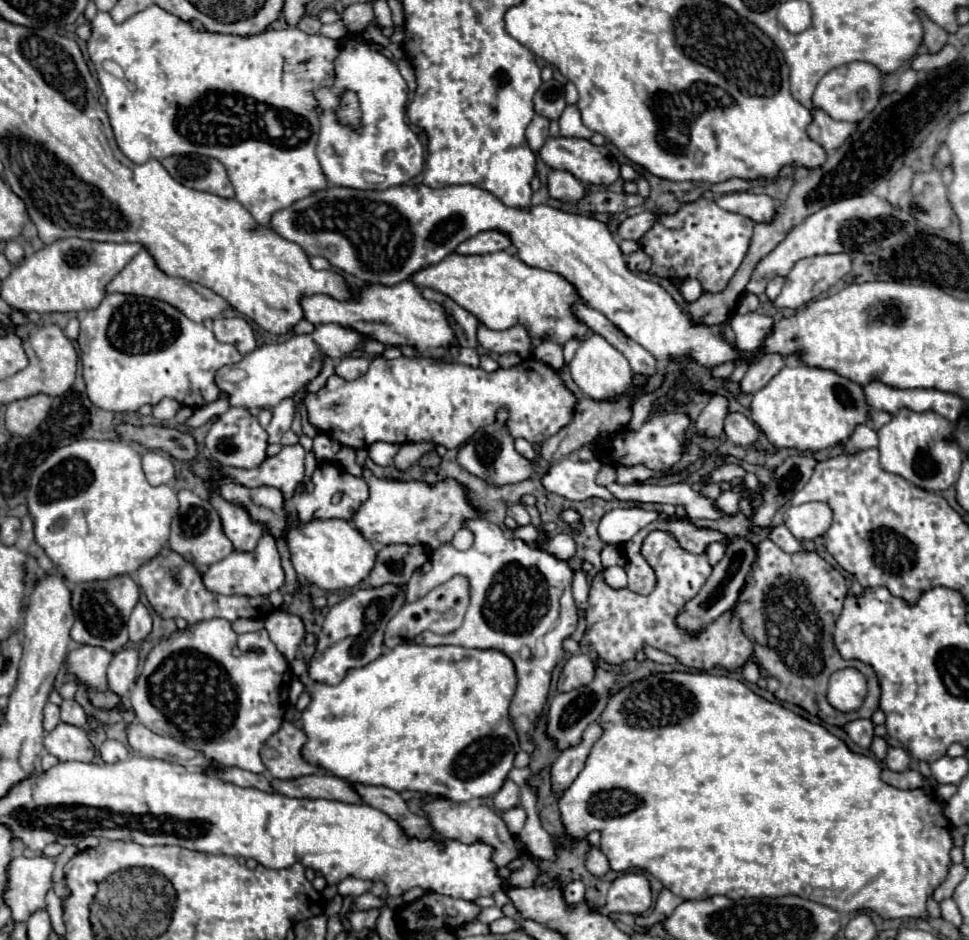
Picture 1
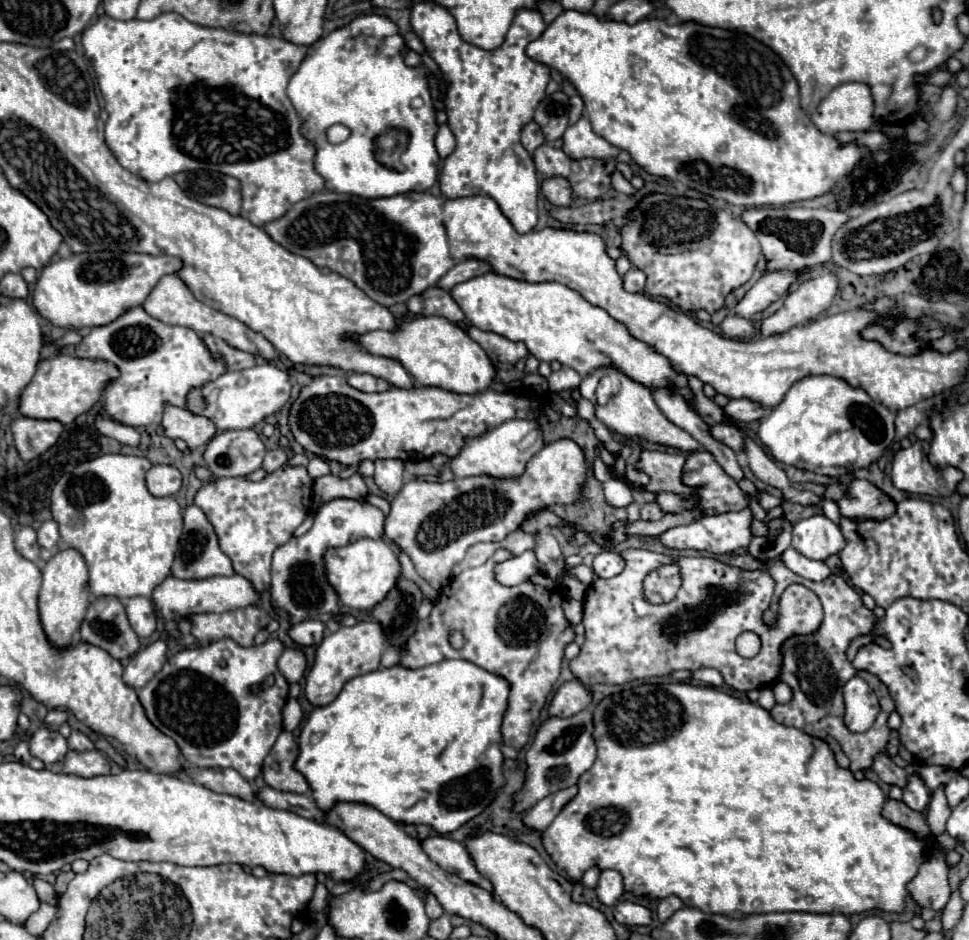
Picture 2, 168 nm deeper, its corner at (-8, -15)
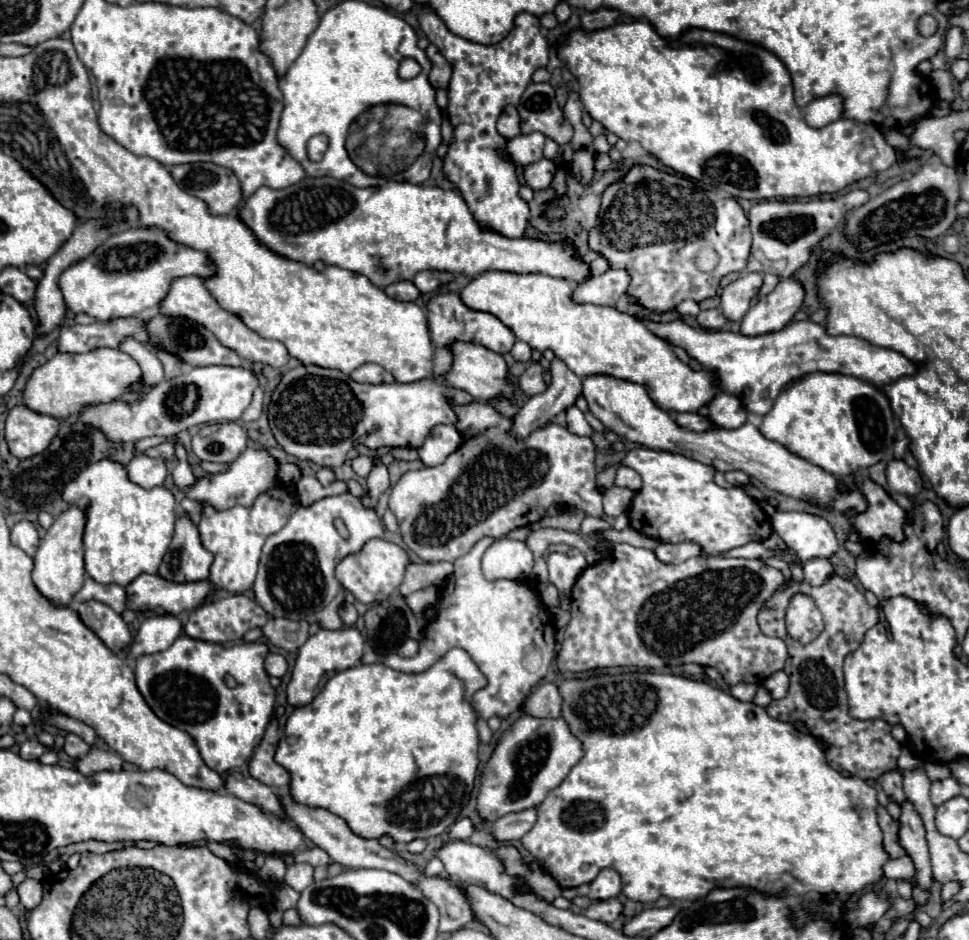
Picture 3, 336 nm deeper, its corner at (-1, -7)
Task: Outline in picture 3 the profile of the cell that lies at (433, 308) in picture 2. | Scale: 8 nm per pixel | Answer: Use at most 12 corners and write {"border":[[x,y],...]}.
{"border":[[408,280],[382,288],[390,298],[414,302],[418,288]]}

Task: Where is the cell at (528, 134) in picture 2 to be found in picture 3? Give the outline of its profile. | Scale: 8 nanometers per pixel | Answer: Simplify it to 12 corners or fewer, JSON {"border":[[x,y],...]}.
{"border":[[506,106],[496,130],[506,140],[520,134],[520,118],[514,106]]}

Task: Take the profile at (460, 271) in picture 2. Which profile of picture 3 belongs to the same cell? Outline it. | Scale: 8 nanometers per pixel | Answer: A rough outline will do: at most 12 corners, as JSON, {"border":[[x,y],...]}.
{"border":[[424,270],[414,276],[422,294],[438,290],[454,280],[450,272]]}

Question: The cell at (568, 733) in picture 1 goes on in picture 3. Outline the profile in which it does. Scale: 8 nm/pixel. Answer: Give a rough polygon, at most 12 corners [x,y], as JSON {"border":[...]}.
{"border":[[520,716],[482,770],[486,822],[540,806],[584,750],[562,718]]}

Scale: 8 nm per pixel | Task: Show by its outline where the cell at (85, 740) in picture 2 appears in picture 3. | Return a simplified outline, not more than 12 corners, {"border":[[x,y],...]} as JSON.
{"border":[[66,734],[64,752],[78,760],[90,752],[82,738]]}

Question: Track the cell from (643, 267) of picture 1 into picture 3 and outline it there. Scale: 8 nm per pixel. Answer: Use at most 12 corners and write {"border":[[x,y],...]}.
{"border":[[608,270],[578,284],[578,304],[614,306],[630,276]]}

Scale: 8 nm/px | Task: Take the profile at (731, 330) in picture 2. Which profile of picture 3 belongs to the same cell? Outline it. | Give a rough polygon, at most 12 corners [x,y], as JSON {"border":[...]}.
{"border":[[700,310],[696,322],[706,330],[726,324],[720,310]]}

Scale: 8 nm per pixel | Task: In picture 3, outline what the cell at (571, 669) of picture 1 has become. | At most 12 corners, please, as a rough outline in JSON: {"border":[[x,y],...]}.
{"border":[[554,682],[540,684],[522,710],[534,718],[558,718]]}

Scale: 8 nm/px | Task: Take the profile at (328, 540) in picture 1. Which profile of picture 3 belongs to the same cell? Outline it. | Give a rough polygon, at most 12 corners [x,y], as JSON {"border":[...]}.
{"border":[[370,540],[336,576],[364,604],[398,594],[410,556]]}

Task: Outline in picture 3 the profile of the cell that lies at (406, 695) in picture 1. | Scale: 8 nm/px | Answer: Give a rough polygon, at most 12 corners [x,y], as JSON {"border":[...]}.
{"border":[[452,648],[358,664],[286,722],[294,802],[394,844],[444,834],[478,770]]}

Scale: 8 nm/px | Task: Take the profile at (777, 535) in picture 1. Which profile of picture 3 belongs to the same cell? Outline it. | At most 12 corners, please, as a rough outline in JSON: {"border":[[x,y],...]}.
{"border":[[828,560],[804,562],[804,580],[822,586],[834,568]]}

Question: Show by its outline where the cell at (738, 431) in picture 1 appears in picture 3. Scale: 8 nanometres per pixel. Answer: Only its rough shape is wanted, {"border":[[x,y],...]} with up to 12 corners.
{"border":[[676,414],[676,424],[704,432],[712,430],[708,418],[698,414]]}

